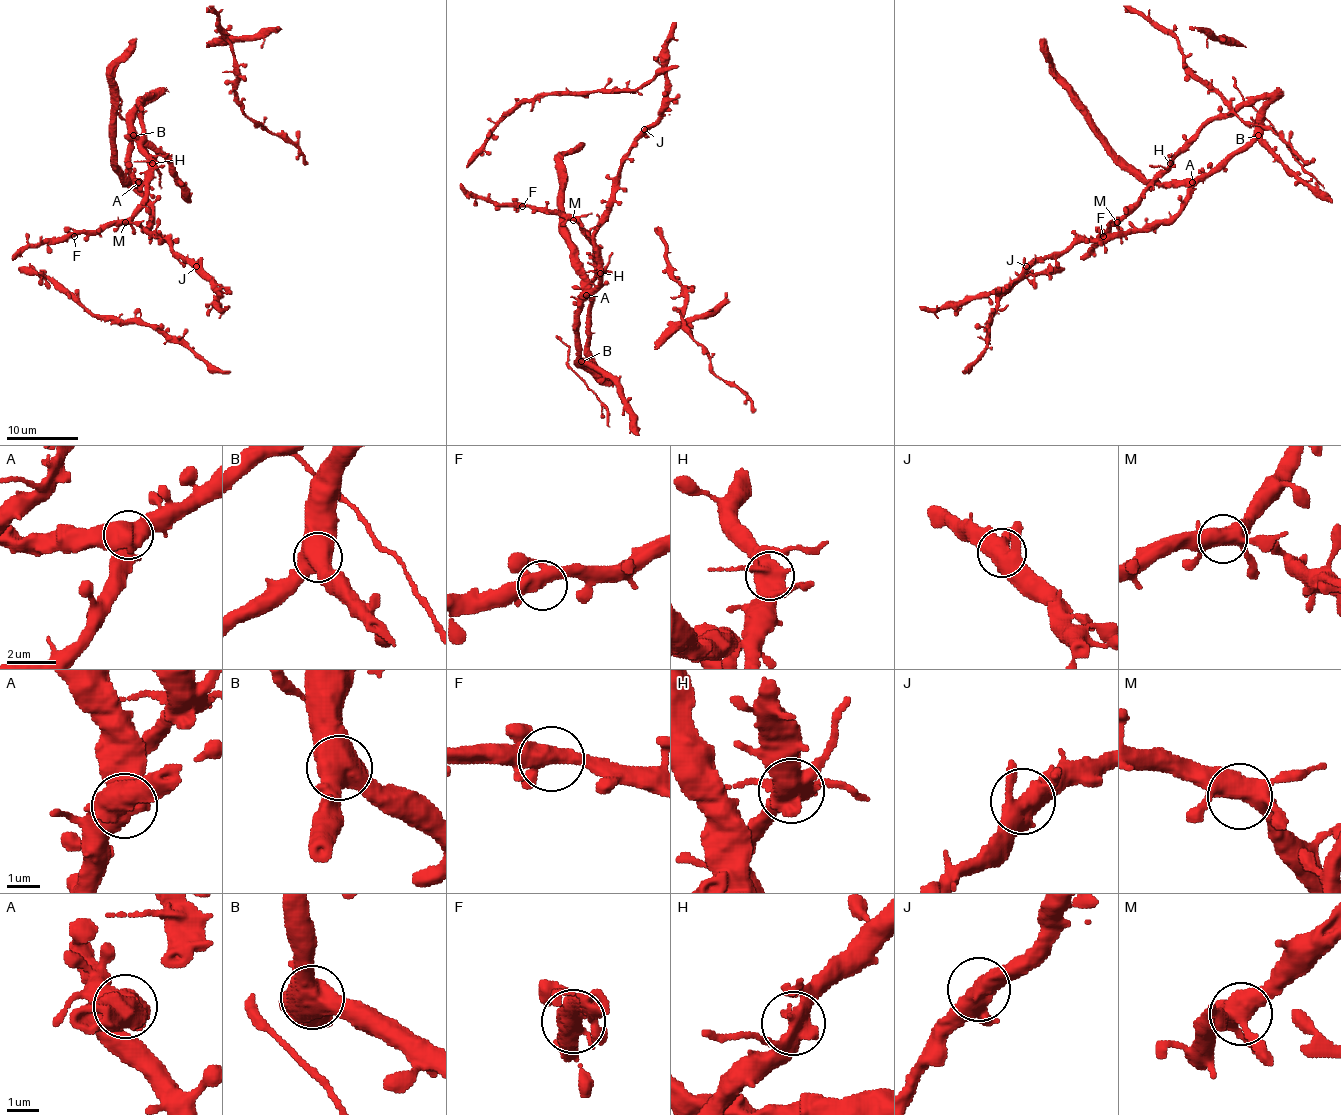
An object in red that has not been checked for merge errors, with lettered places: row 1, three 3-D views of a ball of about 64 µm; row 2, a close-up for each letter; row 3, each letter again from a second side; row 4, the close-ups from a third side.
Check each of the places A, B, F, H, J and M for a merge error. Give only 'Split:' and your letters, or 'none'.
Split: A, H

